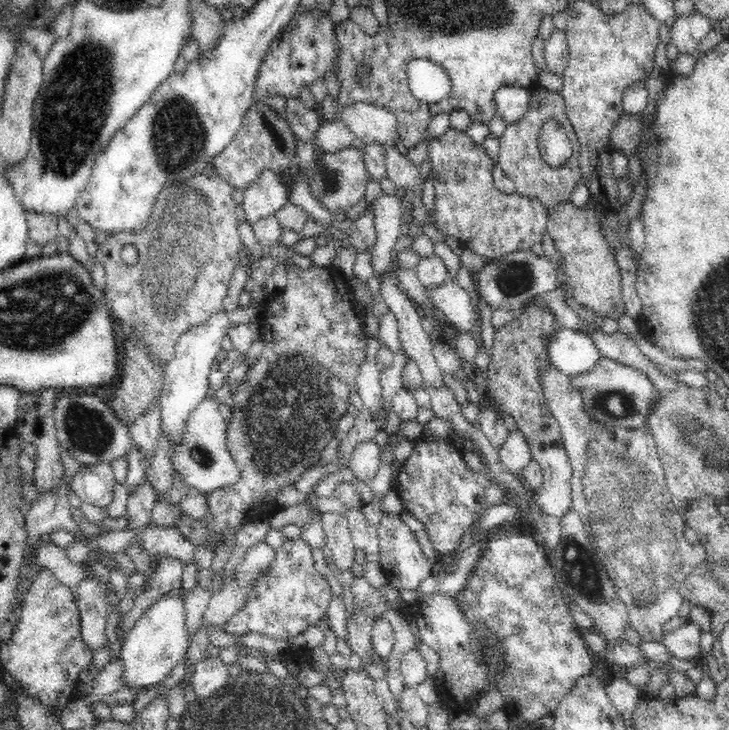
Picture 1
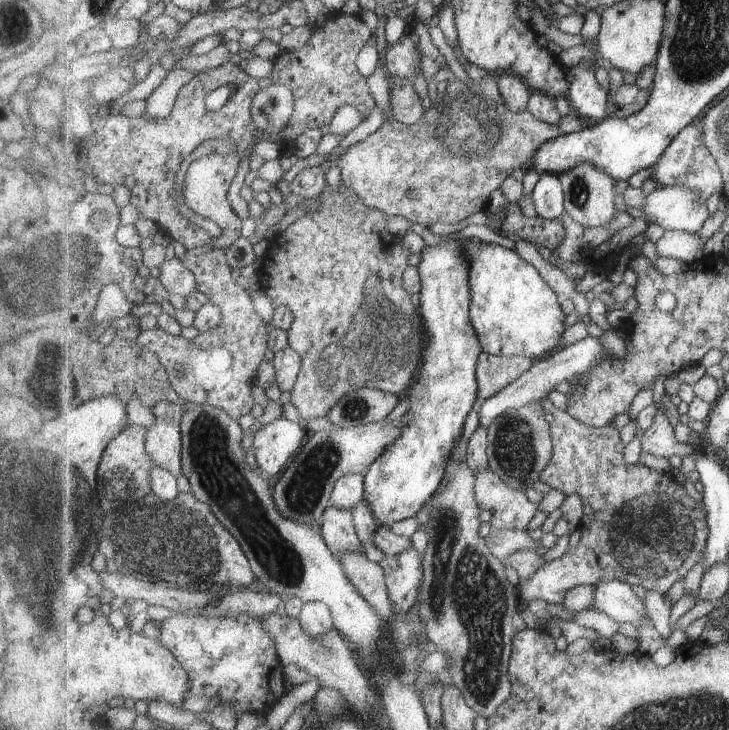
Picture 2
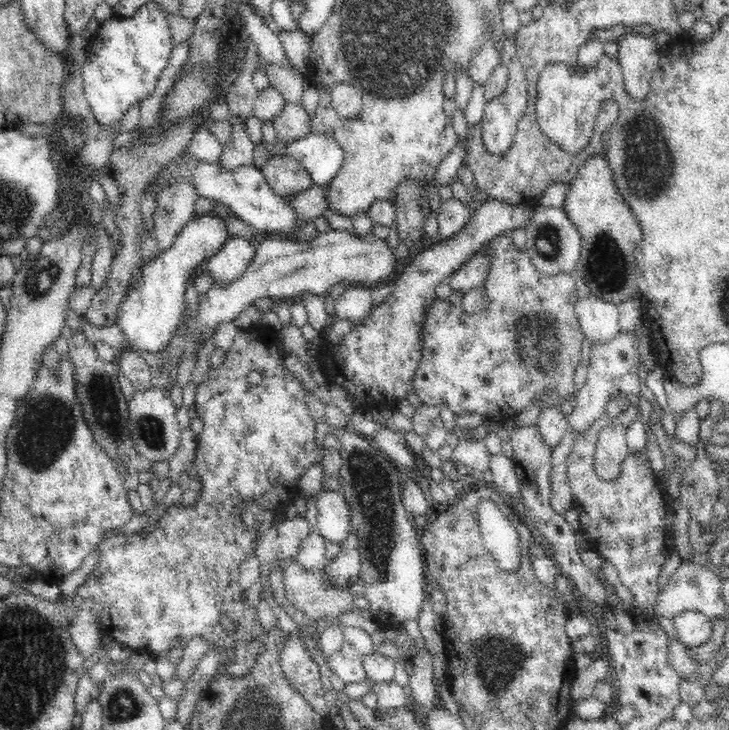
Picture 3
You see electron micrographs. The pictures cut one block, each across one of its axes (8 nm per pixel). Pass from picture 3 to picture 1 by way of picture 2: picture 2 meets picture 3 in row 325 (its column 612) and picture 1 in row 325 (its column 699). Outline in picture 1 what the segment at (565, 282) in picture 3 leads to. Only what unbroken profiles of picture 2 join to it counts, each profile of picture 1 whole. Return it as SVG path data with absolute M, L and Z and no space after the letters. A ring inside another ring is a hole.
M532 298L524 306L516 320L494 332L492 357L487 366L488 397L492 407L503 416L510 414L514 417L518 430L529 440L533 459L543 469L544 476L542 488L534 492L535 503L542 512L559 519L572 508L571 479L574 470L563 443L560 423L548 406L541 378L550 367L554 367L547 346L564 328L556 322L550 308L540 306L537 298Z

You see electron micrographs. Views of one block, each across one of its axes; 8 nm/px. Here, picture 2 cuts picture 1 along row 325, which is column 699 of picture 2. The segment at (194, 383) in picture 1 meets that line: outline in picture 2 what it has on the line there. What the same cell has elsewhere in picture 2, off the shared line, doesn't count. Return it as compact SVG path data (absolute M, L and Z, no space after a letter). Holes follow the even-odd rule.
M658 186L646 196L641 211L664 231L699 233L710 218L696 191L685 186Z

